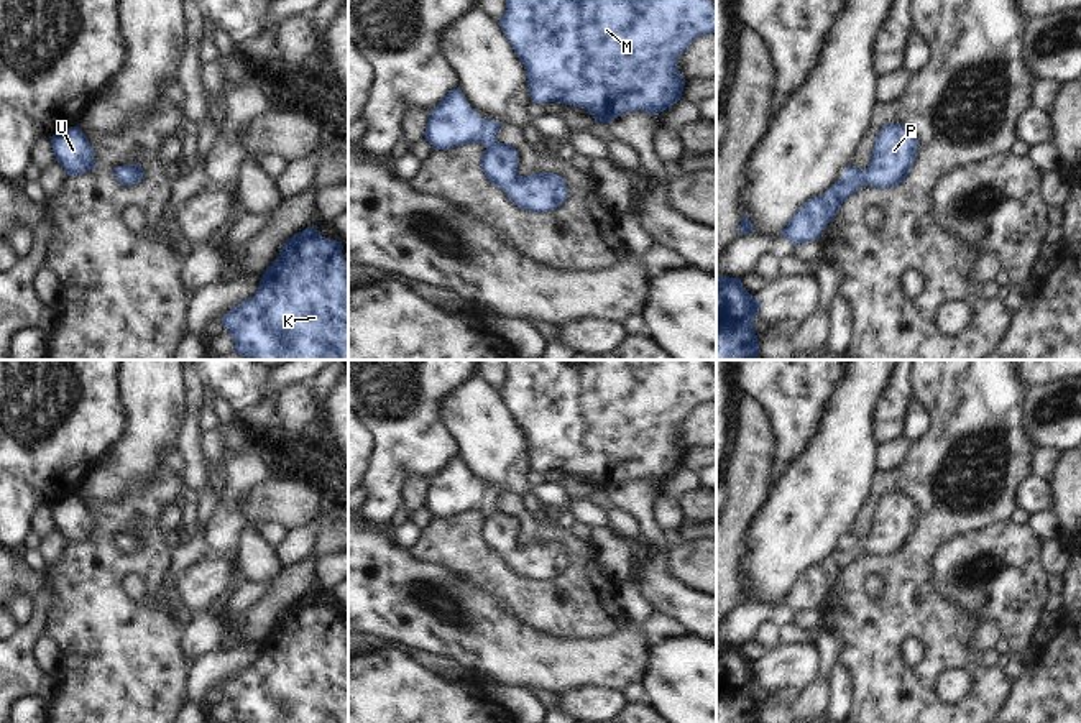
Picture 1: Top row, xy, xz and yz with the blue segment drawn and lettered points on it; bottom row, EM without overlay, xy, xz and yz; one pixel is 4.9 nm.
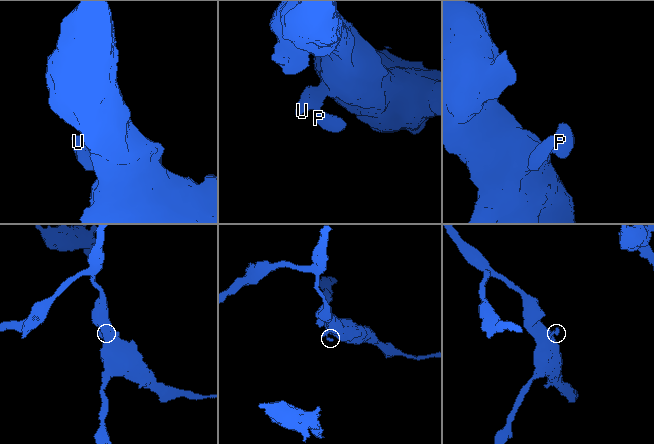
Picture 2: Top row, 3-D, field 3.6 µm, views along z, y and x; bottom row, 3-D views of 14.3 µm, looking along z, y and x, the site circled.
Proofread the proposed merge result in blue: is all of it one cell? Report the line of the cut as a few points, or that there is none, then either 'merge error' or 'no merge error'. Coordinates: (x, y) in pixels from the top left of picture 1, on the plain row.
no cut; no merge error

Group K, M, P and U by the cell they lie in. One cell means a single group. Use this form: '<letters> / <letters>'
K M P U

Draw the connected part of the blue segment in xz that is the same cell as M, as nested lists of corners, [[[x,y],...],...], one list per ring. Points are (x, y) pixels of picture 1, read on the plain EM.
[[[504,360],[504,365],[499,394],[526,437],[531,468],[582,475],[603,491],[637,478],[657,485],[683,467],[685,447],[675,427],[693,408],[716,401],[716,376],[703,360]]]

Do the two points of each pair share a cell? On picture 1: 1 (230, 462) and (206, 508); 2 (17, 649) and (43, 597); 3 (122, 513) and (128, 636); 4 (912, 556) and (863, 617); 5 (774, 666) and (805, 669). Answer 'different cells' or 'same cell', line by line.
1: different cells
2: same cell
3: same cell
4: same cell
5: same cell

